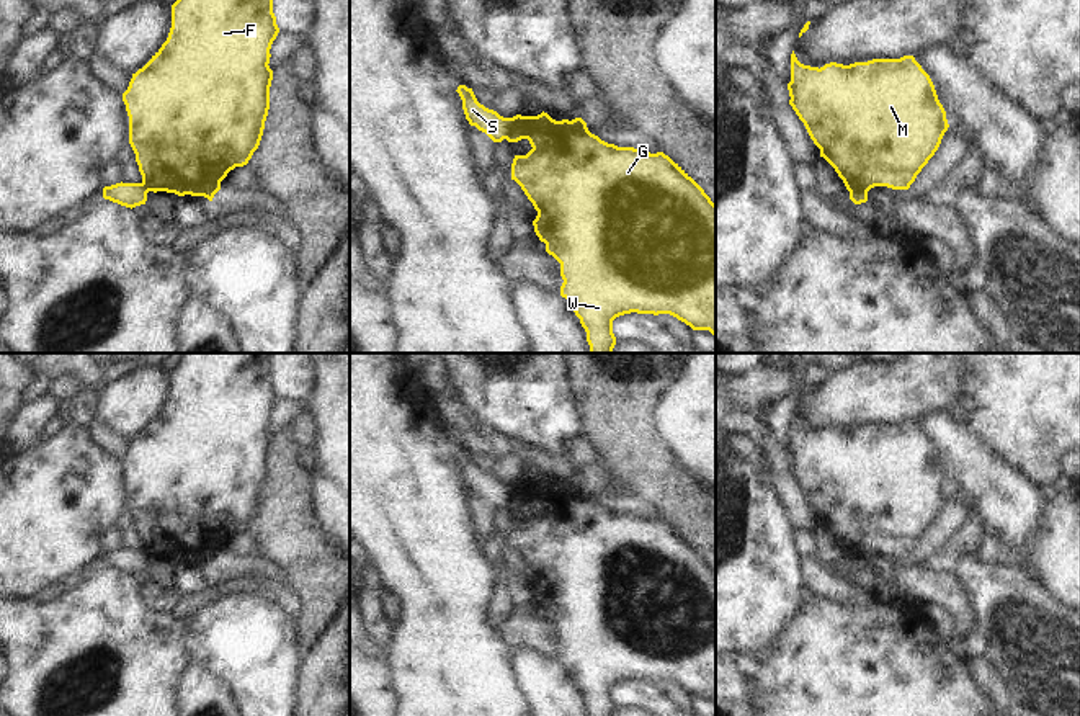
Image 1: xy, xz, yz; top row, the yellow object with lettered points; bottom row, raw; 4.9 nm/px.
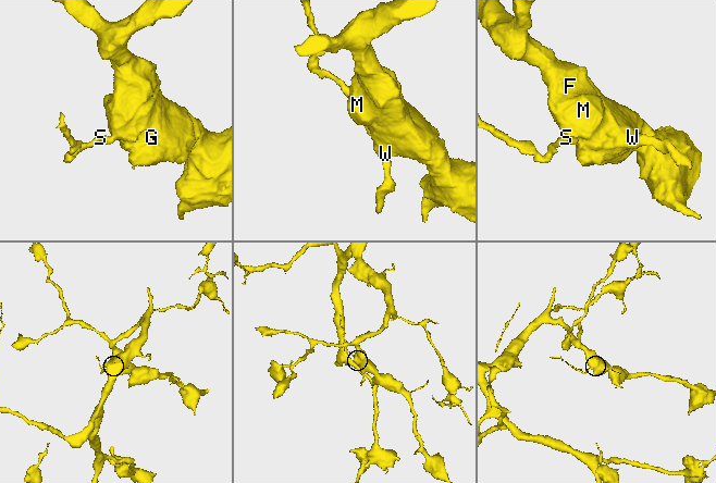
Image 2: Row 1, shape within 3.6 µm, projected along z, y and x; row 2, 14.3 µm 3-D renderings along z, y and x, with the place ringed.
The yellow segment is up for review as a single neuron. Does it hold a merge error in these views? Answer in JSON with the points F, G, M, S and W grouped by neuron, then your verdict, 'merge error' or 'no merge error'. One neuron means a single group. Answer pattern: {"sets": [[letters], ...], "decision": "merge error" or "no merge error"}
{"sets": [["F", "G", "M", "W"], ["S"]], "decision": "merge error"}

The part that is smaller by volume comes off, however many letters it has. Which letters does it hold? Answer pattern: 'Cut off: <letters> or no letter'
Cut off: S

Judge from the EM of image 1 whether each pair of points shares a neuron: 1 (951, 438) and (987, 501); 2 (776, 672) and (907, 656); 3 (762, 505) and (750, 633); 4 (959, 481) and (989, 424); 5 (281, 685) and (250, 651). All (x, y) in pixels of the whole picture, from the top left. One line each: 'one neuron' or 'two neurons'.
1: one neuron
2: one neuron
3: one neuron
4: two neurons
5: one neuron

